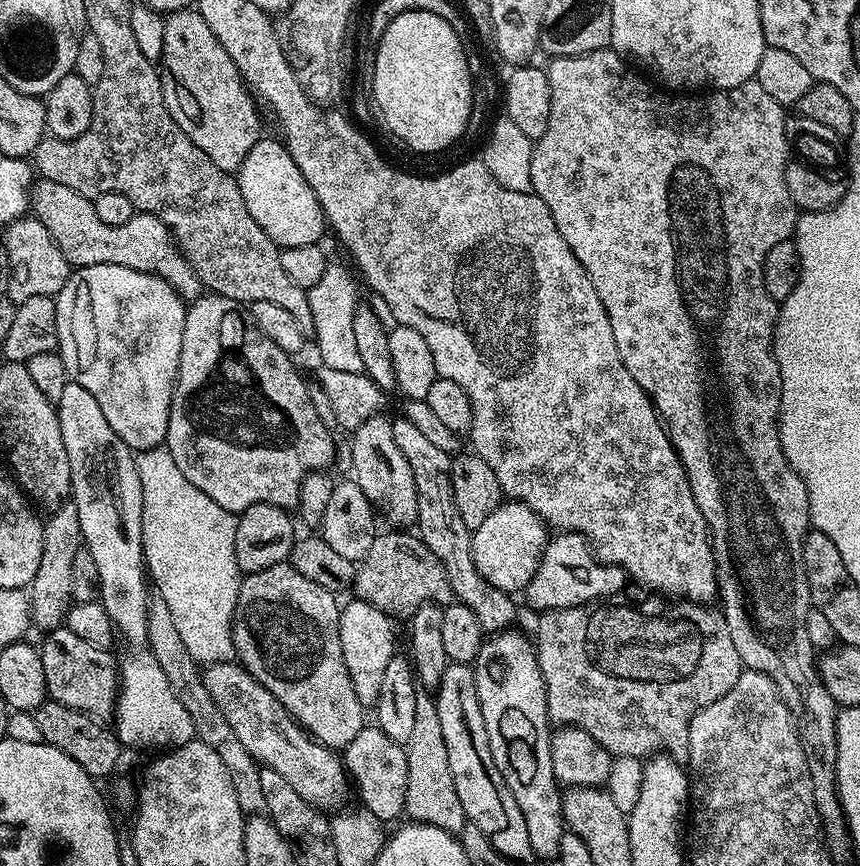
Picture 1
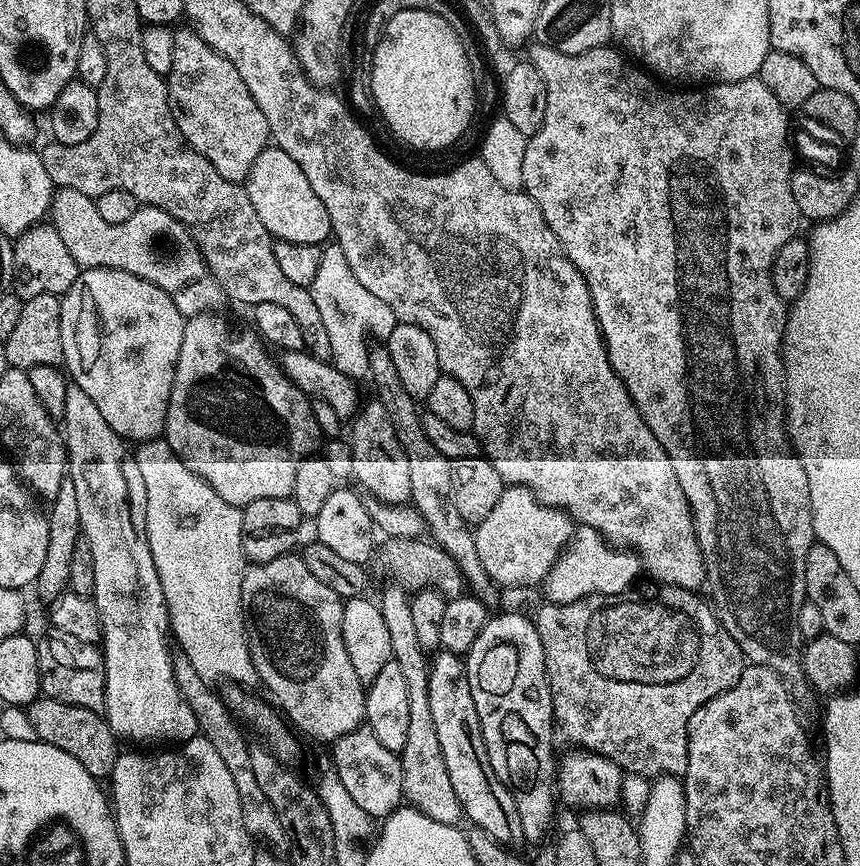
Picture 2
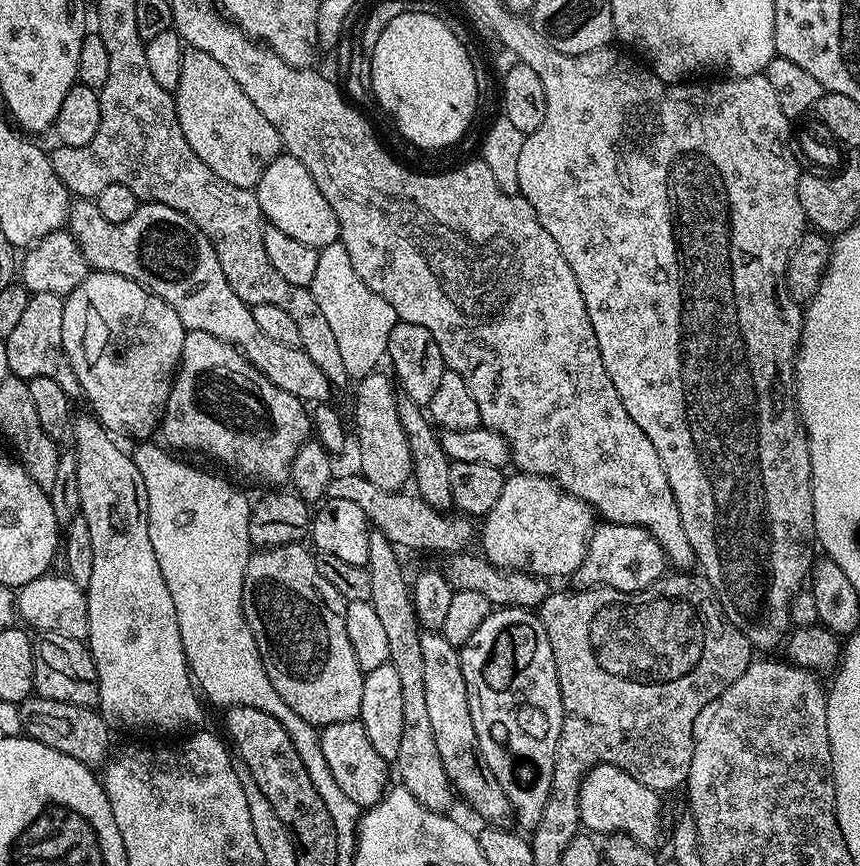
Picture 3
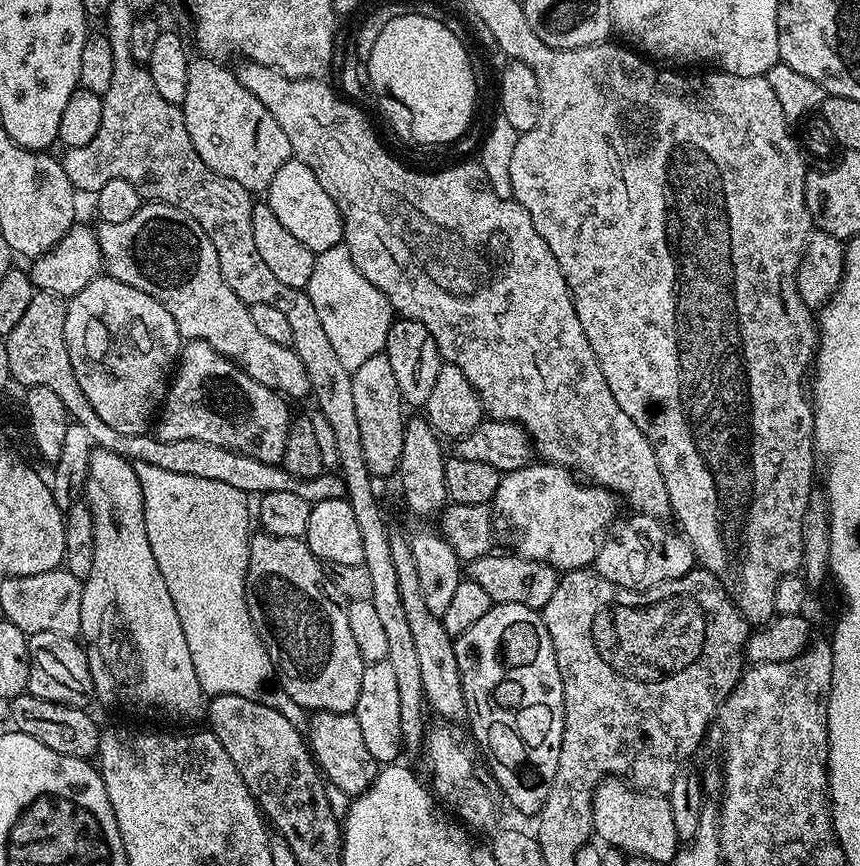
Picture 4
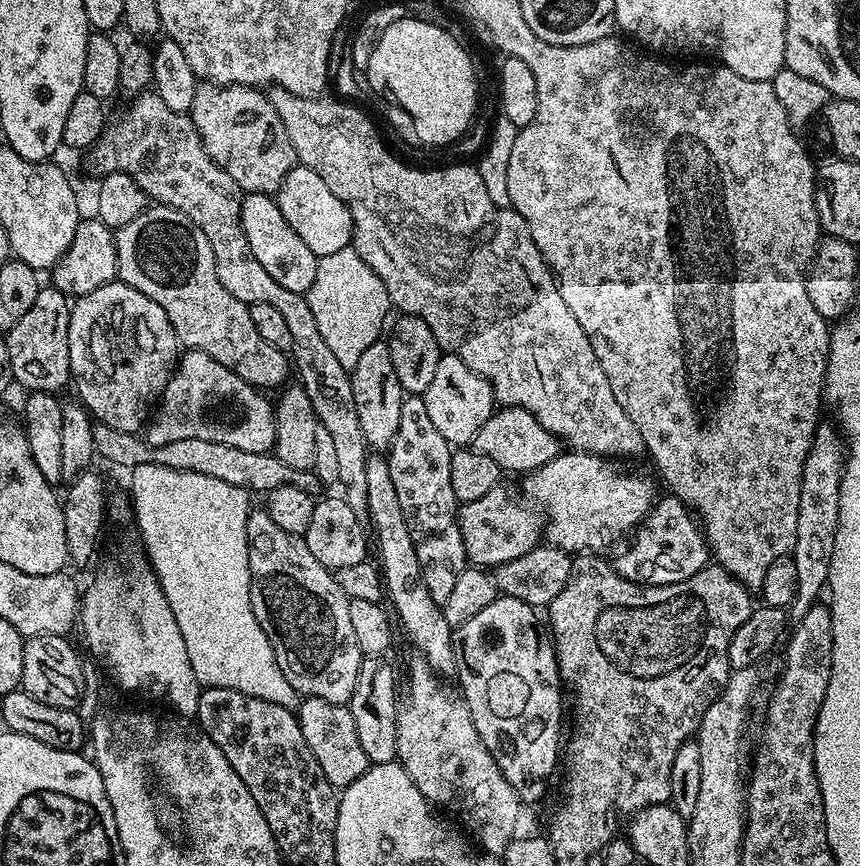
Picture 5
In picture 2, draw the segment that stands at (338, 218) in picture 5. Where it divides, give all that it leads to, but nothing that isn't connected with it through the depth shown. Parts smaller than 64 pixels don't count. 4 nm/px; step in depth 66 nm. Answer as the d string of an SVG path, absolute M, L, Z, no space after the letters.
M275 146L264 148L262 154L254 158L254 166L250 166L246 187L254 214L262 218L262 226L266 226L276 240L323 245L332 236L332 223L330 214L326 214L326 206L322 206L318 194L314 194L306 174L302 174L302 166L298 166L286 150Z

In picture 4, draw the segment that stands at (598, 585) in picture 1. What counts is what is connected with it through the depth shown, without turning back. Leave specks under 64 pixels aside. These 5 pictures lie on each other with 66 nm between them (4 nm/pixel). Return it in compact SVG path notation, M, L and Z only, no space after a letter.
M633 513L624 519L620 518L615 521L611 529L612 540L605 539L600 546L599 551L593 560L594 570L607 581L614 582L626 589L634 589L636 592L642 592L646 589L655 588L662 581L677 580L684 577L688 572L693 571L696 559L693 554L692 544L683 536L683 533L675 527L668 528L663 519L652 515L642 515Z

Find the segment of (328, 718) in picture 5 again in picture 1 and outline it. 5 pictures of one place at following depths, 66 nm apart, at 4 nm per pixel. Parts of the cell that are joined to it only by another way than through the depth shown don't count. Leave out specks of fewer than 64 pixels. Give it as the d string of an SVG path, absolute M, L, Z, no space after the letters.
M365 726L355 735L354 740L342 749L344 770L348 774L351 787L360 795L359 803L370 814L374 814L379 820L391 822L399 821L405 815L404 803L406 802L406 754L404 745L394 742L384 731L375 726Z

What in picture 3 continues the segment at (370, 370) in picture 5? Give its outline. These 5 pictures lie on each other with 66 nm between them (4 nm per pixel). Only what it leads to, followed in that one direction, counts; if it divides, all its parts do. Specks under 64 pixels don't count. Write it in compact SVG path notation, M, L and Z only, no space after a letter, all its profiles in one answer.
M377 370L371 372L369 376L363 376L361 380L355 385L356 387L356 440L354 436L354 444L360 447L360 468L358 468L359 475L365 476L370 482L374 482L374 486L378 486L387 492L398 492L405 487L404 484L409 483L412 476L412 451L408 445L408 435L402 430L402 426L398 422L398 414L396 413L396 396L394 395L394 380L391 375L383 376L383 371Z

